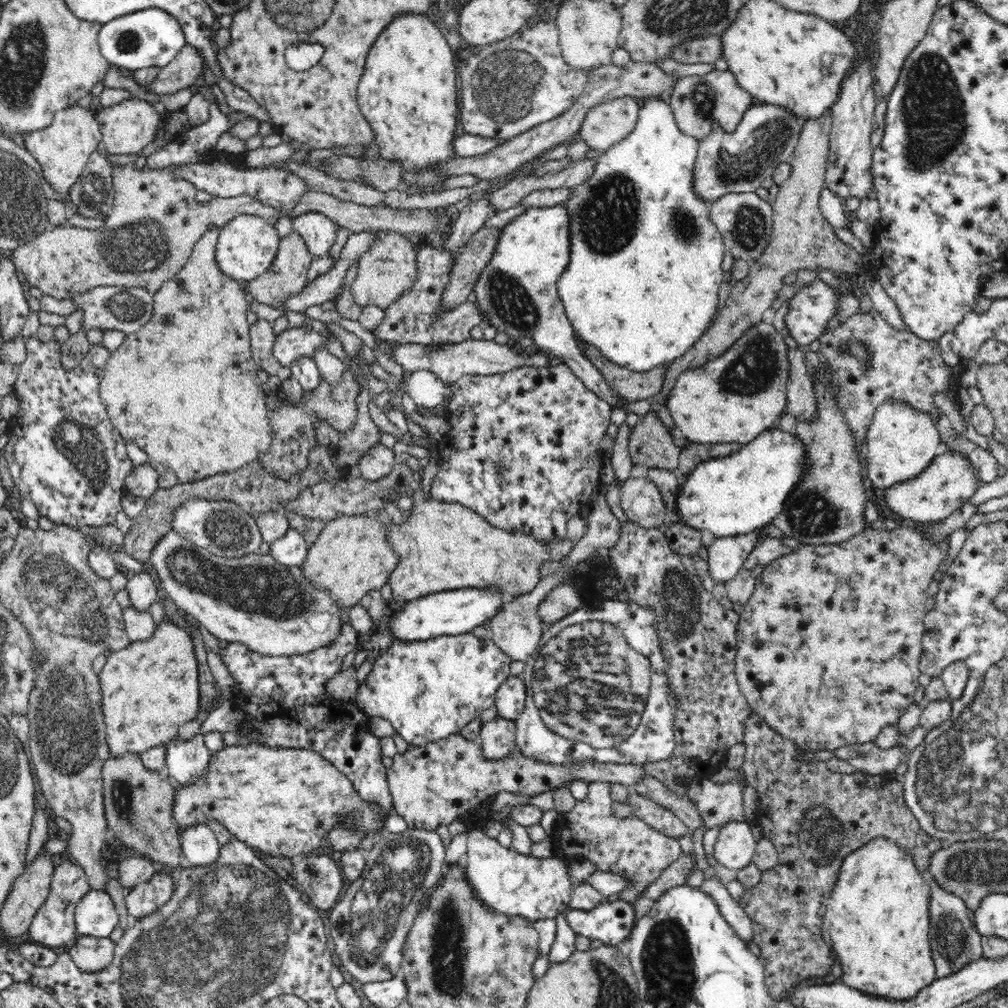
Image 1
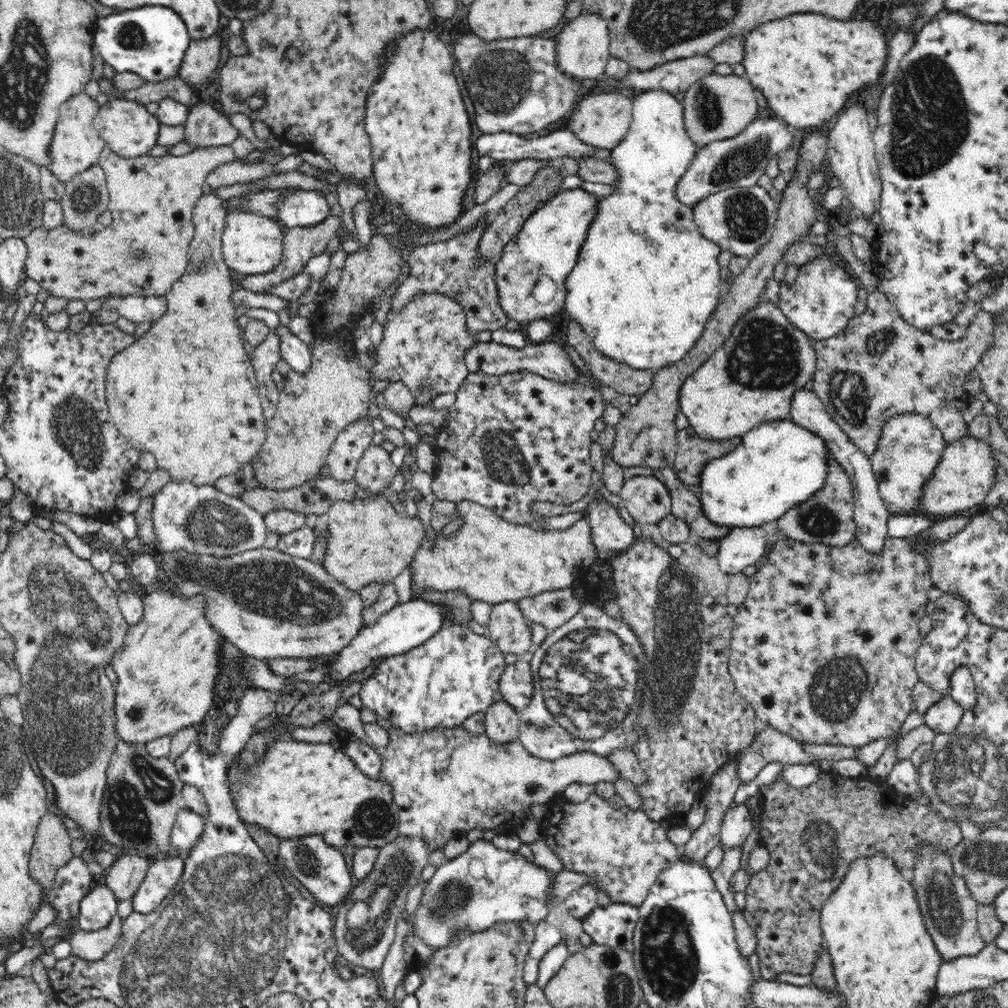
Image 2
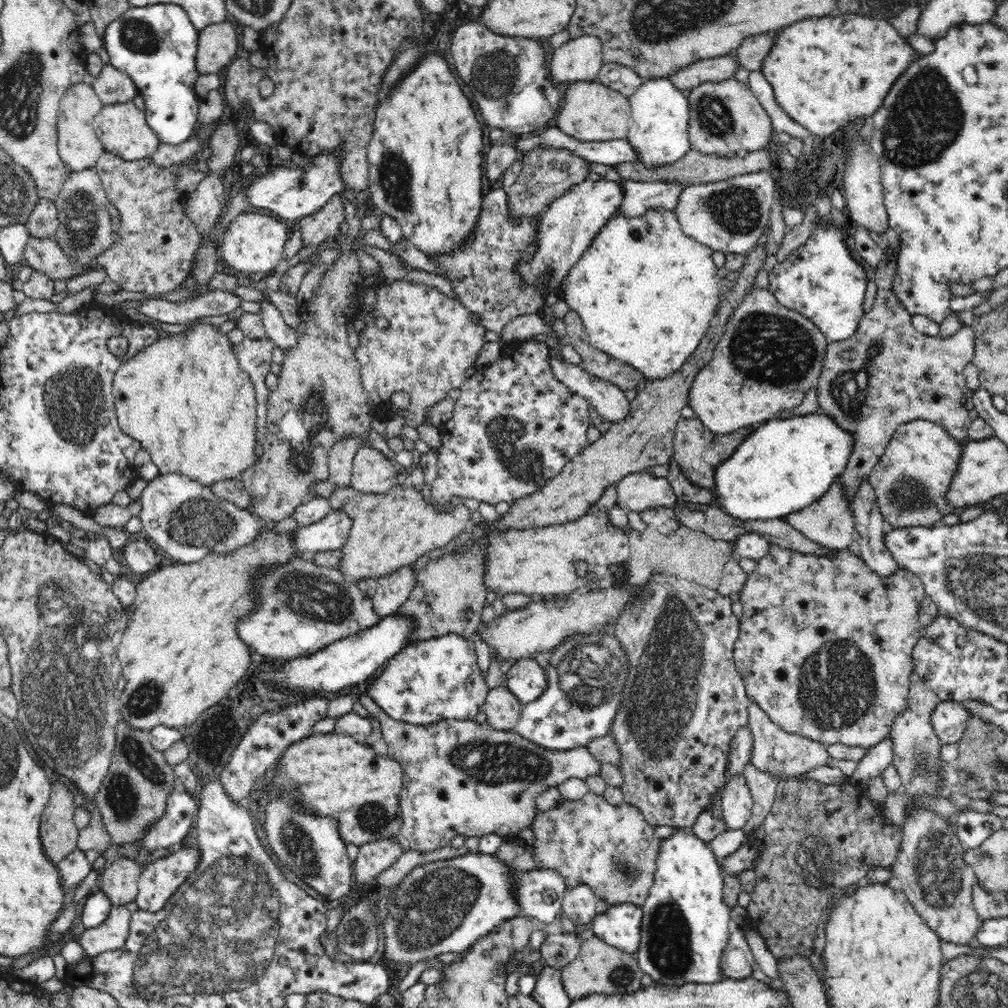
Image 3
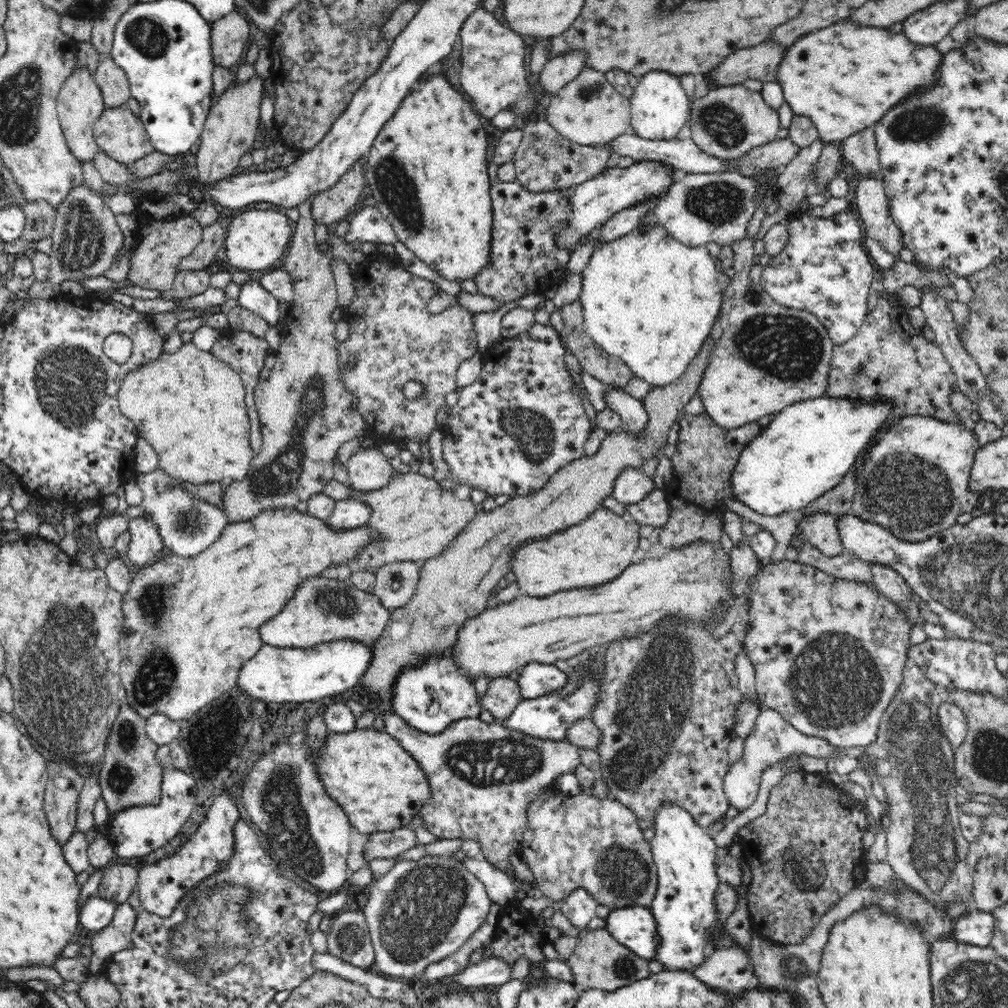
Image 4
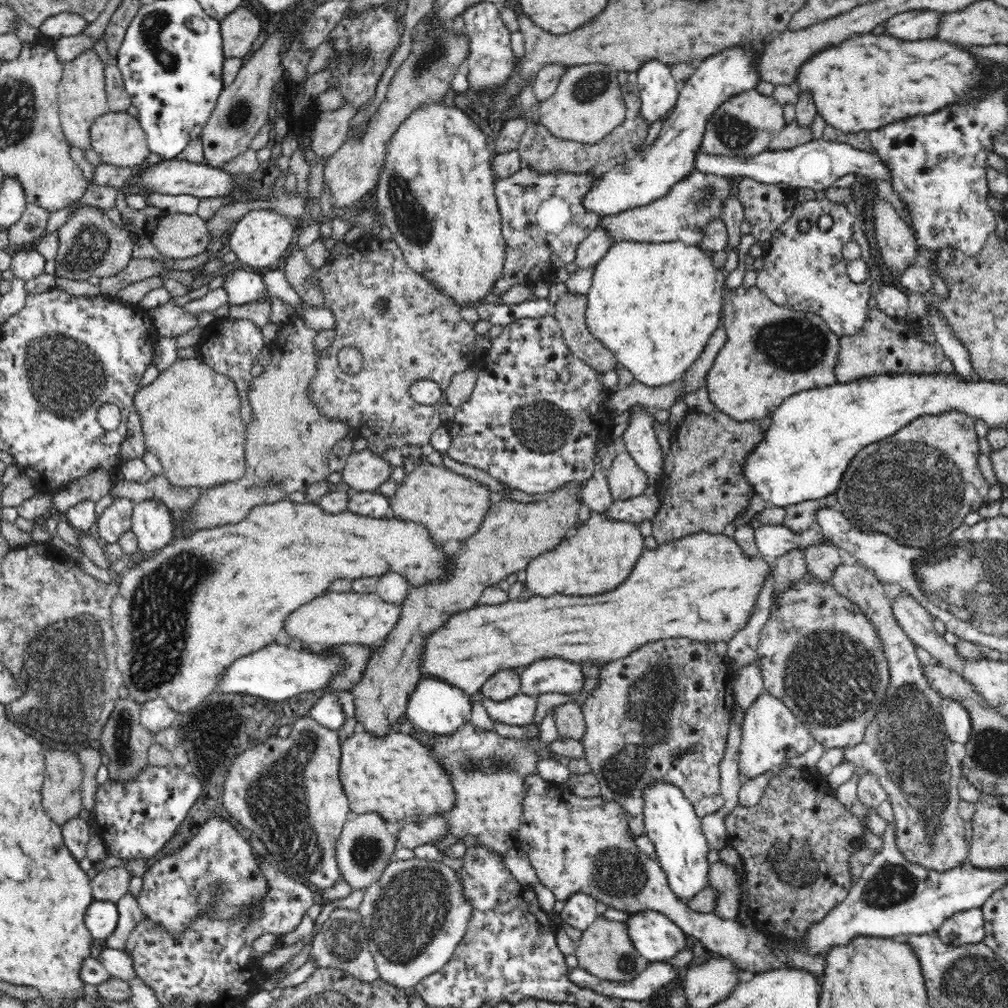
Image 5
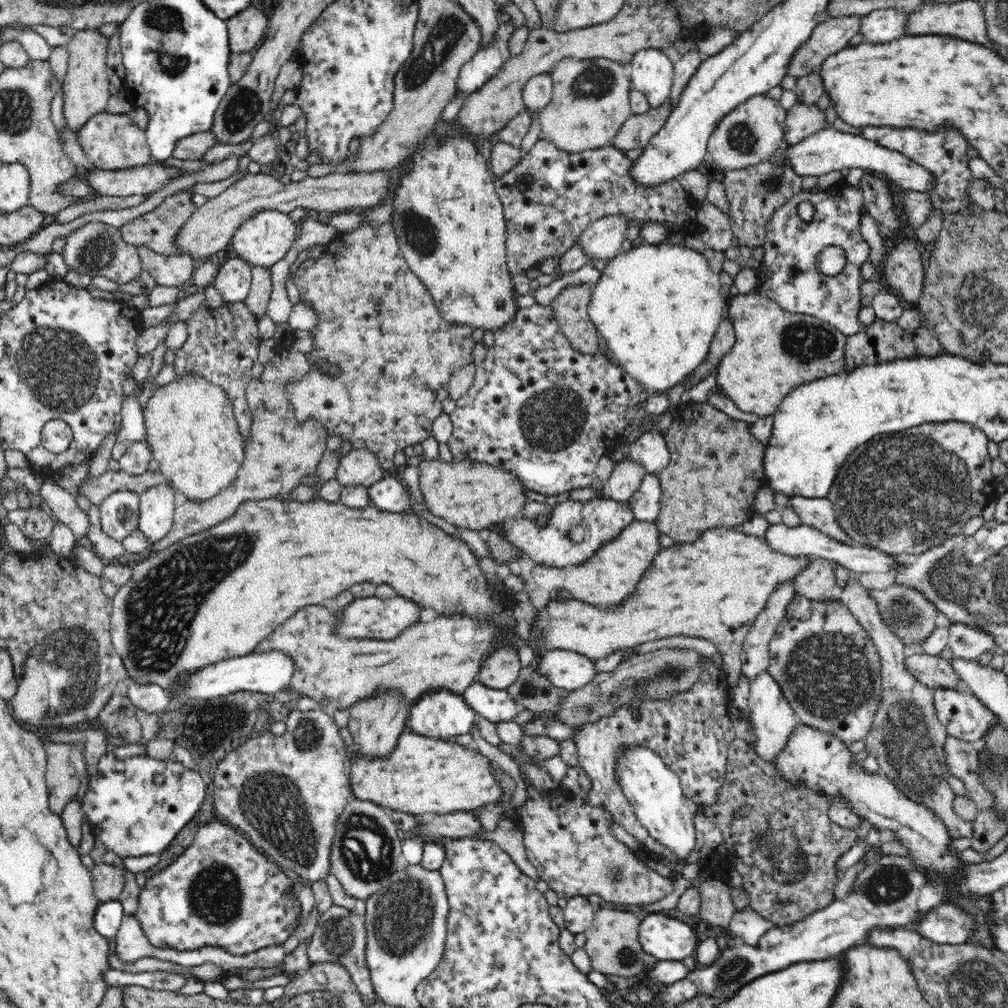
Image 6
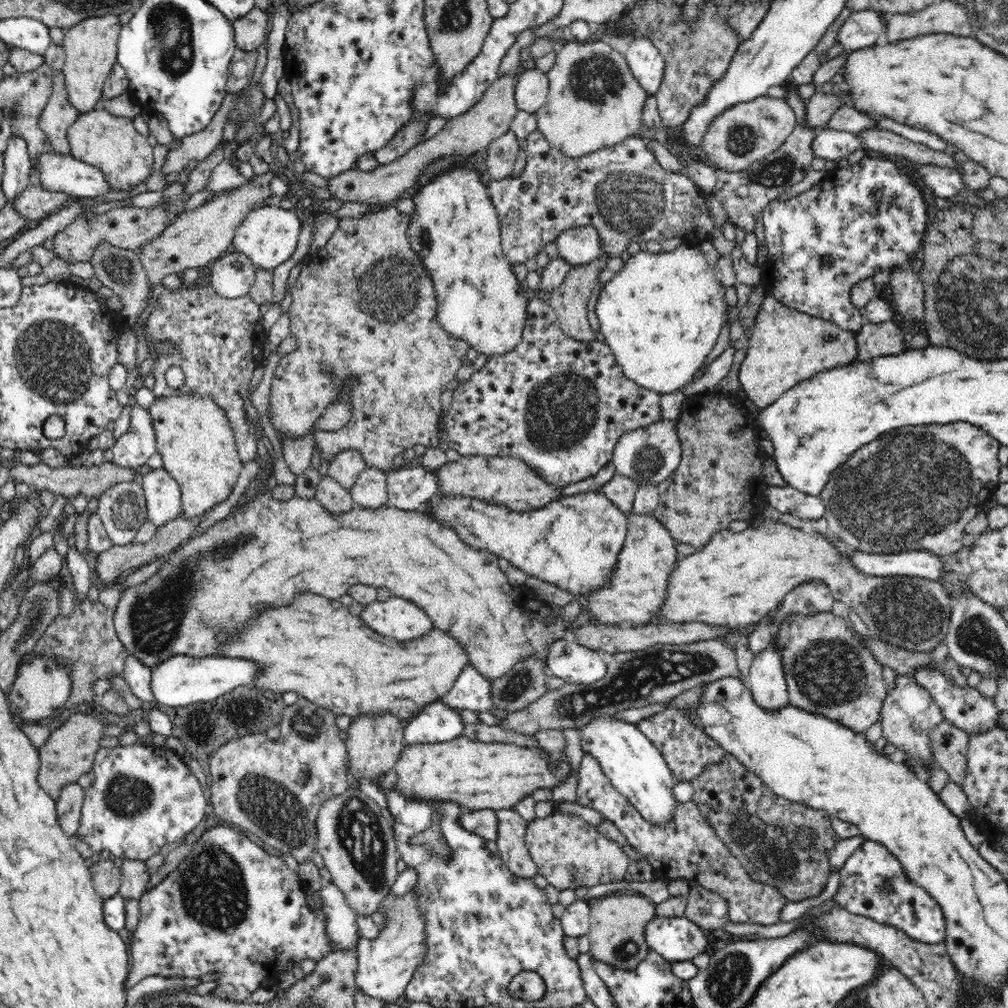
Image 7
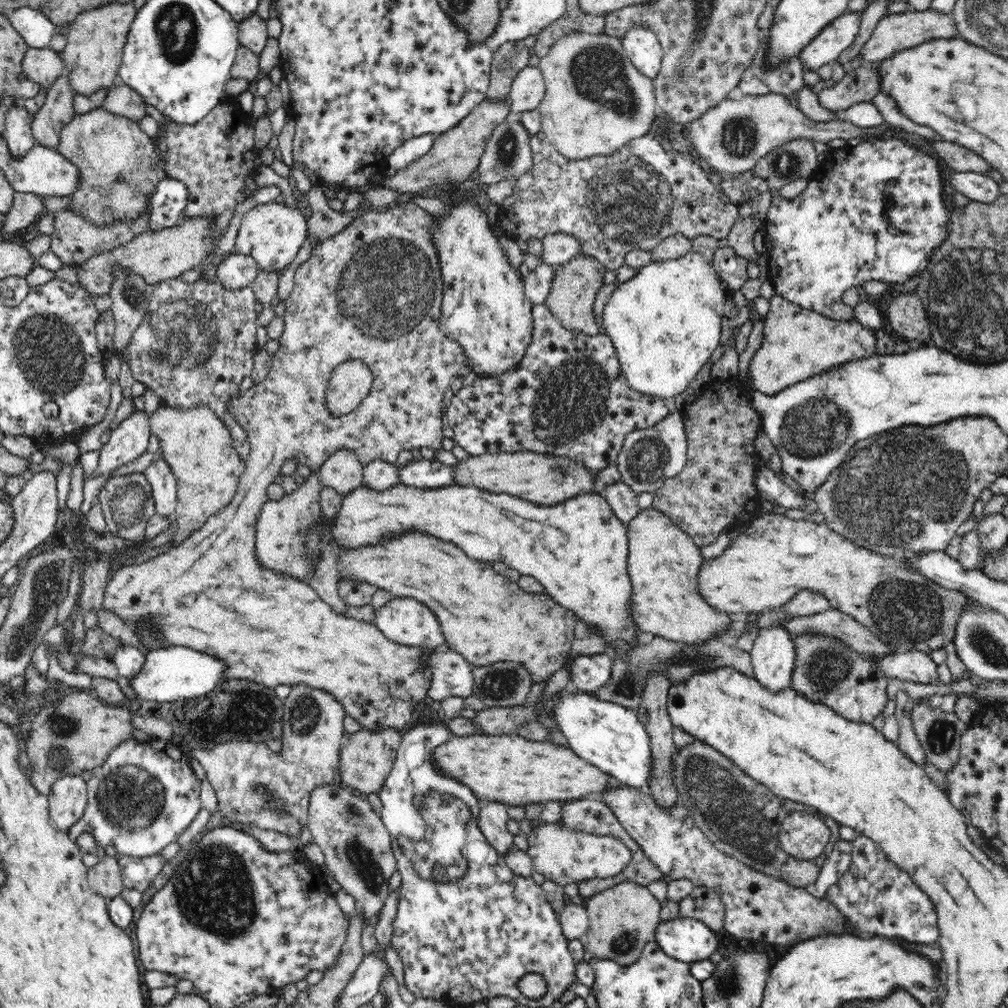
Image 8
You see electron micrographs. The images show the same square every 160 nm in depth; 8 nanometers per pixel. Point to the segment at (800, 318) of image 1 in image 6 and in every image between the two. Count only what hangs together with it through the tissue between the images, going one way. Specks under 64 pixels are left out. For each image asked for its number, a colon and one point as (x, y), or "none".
2: (822, 300)
3: (821, 280)
4: (824, 269)
5: (806, 272)
6: (788, 274)

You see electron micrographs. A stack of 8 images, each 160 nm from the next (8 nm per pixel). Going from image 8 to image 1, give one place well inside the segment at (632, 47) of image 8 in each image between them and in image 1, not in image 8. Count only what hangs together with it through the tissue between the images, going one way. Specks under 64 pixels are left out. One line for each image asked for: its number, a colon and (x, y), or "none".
1: (646, 262)
2: (646, 281)
3: (658, 132)
4: (660, 108)
5: (658, 94)
6: (652, 73)
7: (646, 63)

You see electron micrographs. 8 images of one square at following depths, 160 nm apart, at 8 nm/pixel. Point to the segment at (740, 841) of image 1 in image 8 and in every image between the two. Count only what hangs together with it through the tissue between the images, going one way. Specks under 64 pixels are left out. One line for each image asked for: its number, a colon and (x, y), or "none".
2: (737, 824)
3: (737, 801)
4: (772, 738)
5: (771, 734)
6: (772, 720)
7: (768, 687)
8: (772, 656)

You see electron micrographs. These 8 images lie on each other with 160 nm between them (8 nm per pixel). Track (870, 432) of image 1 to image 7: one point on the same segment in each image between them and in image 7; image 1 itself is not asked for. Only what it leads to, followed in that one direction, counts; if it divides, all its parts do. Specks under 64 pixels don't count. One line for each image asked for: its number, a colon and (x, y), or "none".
2: (910, 447)
3: (911, 478)
4: (916, 483)
5: (930, 480)
6: (929, 480)
7: (927, 484)

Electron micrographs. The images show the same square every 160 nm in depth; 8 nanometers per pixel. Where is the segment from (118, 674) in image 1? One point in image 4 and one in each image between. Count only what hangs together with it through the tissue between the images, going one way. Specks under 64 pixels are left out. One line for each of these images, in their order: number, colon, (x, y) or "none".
2: (166, 669)
3: (180, 653)
4: (189, 624)

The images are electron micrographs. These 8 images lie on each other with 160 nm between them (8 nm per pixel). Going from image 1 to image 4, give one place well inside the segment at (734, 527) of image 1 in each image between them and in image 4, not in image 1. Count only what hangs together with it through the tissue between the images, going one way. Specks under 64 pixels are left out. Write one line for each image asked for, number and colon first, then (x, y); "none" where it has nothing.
2: (778, 465)
3: (783, 466)
4: (809, 448)

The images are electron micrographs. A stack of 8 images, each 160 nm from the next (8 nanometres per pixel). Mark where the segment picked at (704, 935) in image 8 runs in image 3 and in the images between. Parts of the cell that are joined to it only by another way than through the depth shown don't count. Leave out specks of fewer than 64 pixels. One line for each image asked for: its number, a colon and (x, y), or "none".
3: (619, 926)
4: (633, 927)
5: (655, 937)
6: (664, 938)
7: (676, 939)

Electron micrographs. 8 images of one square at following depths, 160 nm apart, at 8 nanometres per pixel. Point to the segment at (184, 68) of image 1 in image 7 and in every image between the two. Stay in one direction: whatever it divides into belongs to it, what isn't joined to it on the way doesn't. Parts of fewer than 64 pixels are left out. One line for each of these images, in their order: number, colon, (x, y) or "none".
2: (201, 59)
3: (217, 44)
4: (228, 36)
5: (239, 29)
6: (246, 30)
7: (250, 30)

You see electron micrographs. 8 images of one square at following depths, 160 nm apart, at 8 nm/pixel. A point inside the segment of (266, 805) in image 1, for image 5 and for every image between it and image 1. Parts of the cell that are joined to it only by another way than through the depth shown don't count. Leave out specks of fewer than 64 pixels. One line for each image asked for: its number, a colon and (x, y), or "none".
2: (297, 789)
3: (335, 775)
4: (379, 786)
5: (393, 775)

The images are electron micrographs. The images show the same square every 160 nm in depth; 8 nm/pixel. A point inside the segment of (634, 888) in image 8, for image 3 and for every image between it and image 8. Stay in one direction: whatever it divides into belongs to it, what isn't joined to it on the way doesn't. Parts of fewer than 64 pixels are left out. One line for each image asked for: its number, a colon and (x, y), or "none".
3: (599, 968)
4: (599, 962)
5: (605, 950)
6: (612, 945)
7: (616, 936)

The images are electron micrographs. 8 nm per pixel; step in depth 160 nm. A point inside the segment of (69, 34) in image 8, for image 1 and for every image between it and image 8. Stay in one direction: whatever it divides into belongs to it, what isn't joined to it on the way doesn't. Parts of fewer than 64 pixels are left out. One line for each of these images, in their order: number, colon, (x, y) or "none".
1: (62, 150)
2: (76, 144)
3: (79, 147)
4: (79, 103)
5: (82, 98)
6: (86, 88)
7: (90, 47)

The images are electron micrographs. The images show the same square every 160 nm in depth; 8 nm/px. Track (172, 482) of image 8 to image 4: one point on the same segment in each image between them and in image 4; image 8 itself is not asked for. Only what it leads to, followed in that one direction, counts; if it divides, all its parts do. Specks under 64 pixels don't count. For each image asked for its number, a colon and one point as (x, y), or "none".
4: (146, 543)
5: (151, 522)
6: (156, 509)
7: (162, 495)

